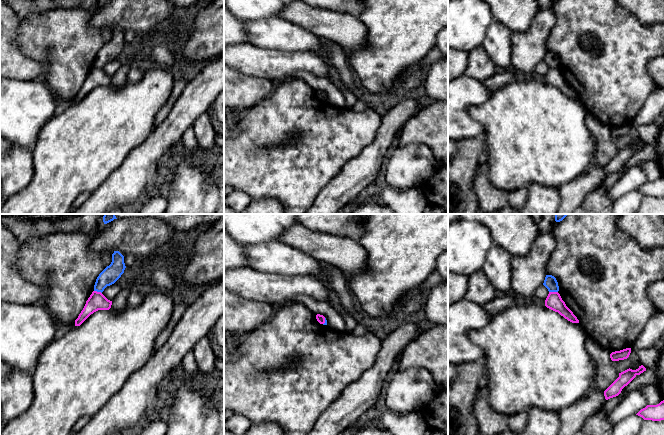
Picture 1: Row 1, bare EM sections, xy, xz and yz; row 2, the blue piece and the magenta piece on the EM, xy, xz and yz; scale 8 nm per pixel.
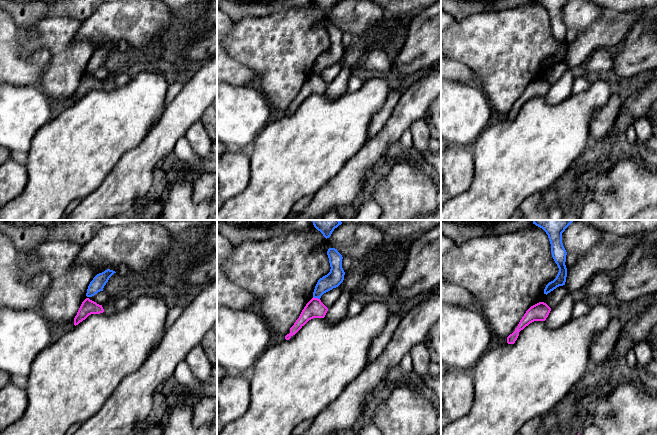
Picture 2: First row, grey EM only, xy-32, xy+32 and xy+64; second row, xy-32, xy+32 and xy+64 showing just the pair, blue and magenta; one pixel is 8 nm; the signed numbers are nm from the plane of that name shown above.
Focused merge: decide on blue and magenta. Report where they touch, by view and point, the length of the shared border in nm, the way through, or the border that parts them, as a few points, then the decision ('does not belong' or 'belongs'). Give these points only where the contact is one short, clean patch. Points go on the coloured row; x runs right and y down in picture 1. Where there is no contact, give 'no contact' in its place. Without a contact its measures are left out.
yz (553, 291) | 70 nm | along yz (549, 291), (557, 292) | does not belong

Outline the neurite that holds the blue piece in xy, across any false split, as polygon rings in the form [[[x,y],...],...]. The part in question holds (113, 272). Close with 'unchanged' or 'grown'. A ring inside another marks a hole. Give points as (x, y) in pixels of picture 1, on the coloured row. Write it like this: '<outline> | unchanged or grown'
[[[114,251],[111,264],[97,277],[94,291],[102,293],[107,286],[114,284],[121,277],[125,268],[124,256],[119,251]]] | unchanged

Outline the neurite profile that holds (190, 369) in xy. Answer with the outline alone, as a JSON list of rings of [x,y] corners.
[[[193,351],[188,352],[184,356],[181,367],[183,369],[181,377],[186,380],[189,380],[200,372]]]

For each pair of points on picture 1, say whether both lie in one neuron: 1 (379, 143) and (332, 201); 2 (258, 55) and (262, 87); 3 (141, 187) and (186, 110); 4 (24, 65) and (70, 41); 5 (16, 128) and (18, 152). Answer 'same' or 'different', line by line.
1: same
2: different
3: same
4: different
5: different

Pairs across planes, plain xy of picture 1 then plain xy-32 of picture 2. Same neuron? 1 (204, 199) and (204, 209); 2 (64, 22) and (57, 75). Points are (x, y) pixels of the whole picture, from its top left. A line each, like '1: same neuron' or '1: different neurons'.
1: same neuron
2: same neuron

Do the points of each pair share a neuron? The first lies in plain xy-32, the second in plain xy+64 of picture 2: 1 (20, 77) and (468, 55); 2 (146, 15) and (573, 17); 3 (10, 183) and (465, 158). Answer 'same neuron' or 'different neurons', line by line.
1: different neurons
2: same neuron
3: same neuron

